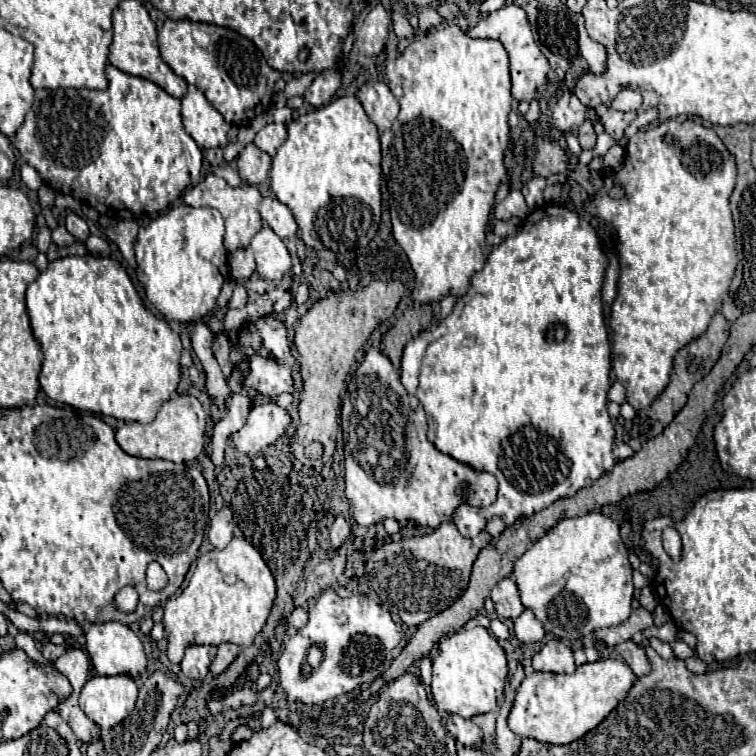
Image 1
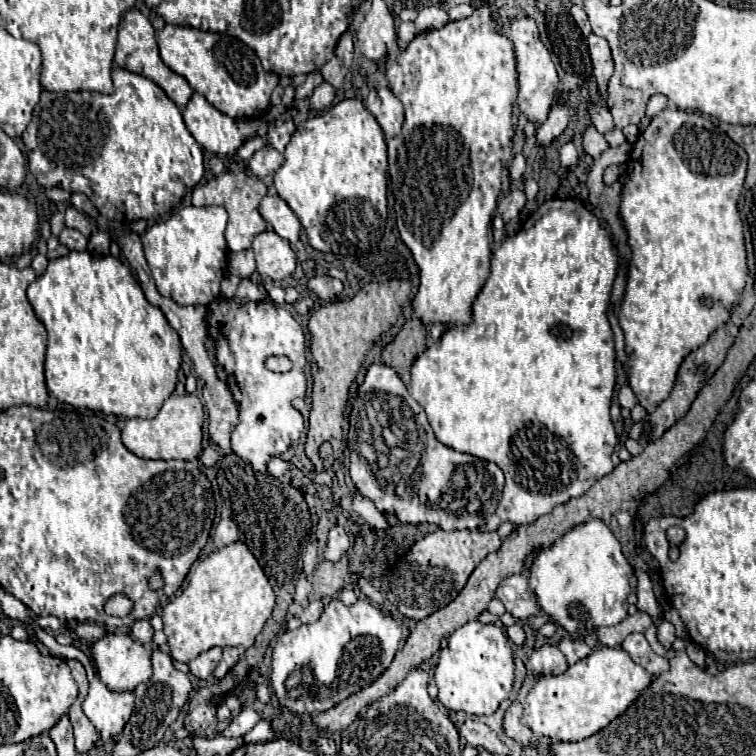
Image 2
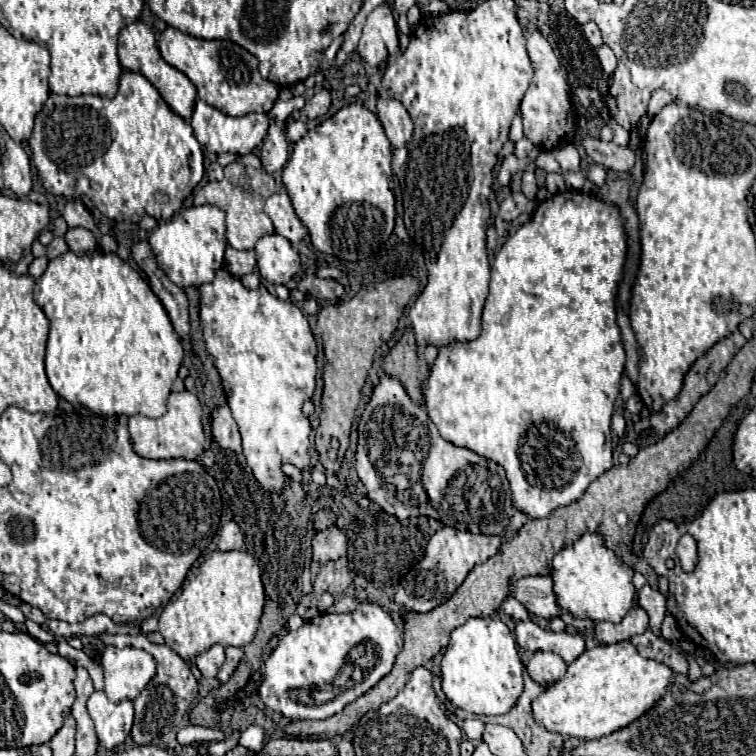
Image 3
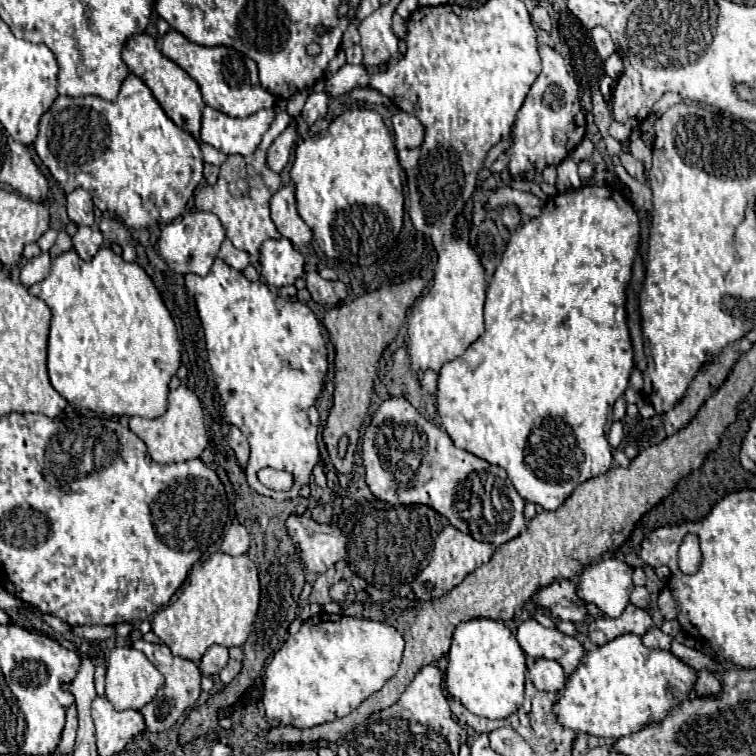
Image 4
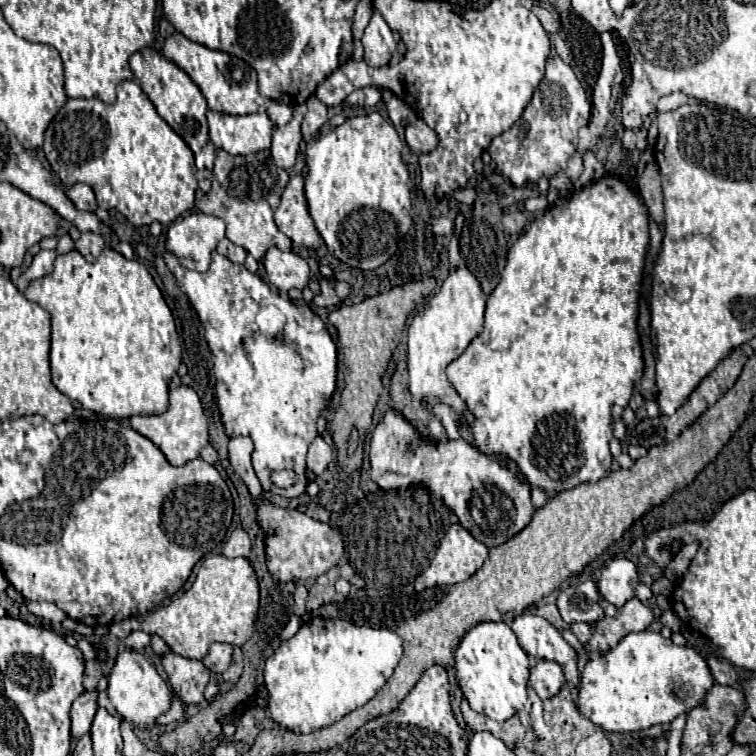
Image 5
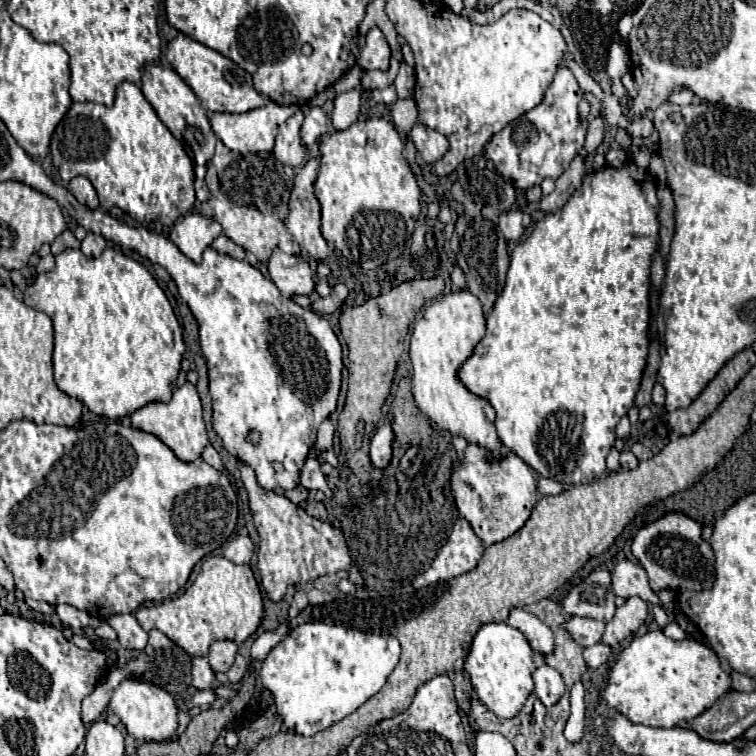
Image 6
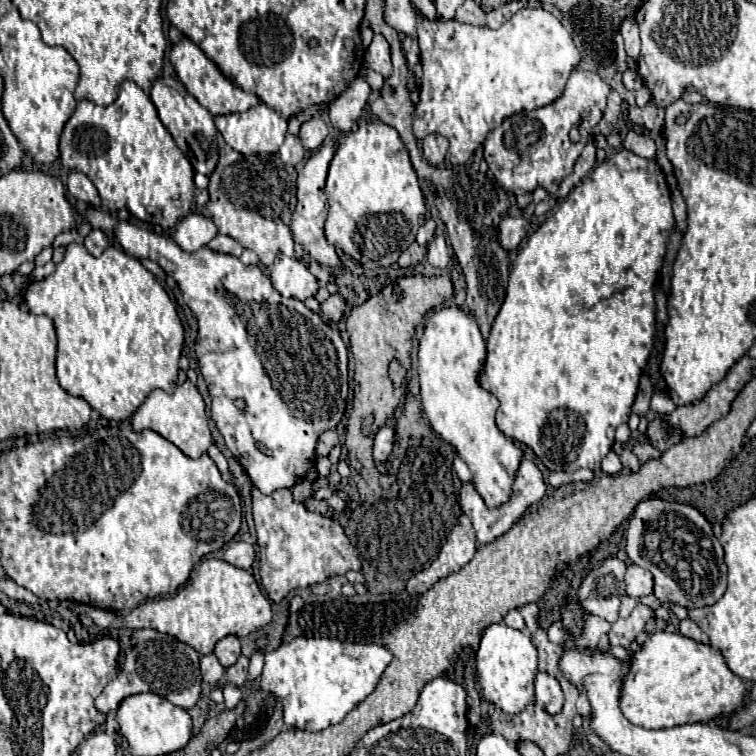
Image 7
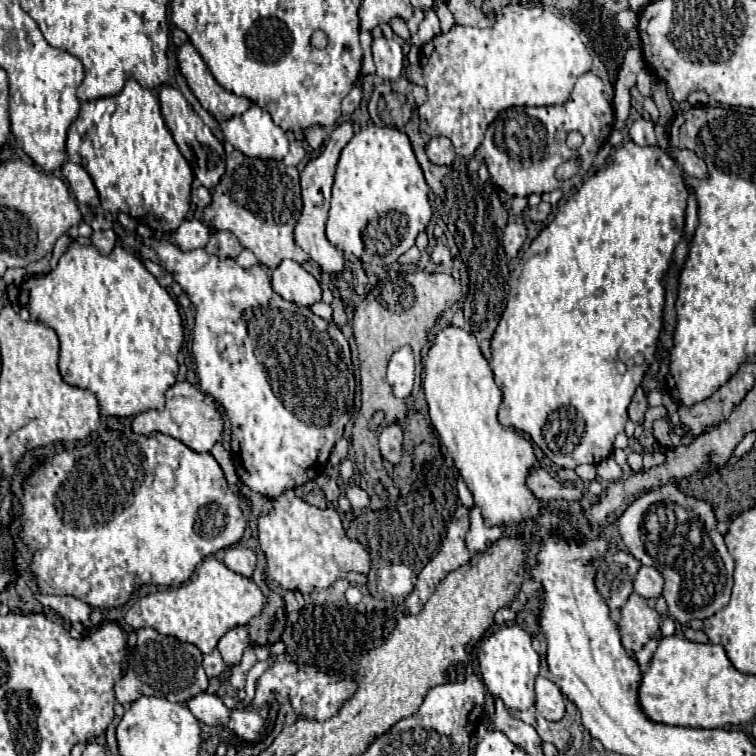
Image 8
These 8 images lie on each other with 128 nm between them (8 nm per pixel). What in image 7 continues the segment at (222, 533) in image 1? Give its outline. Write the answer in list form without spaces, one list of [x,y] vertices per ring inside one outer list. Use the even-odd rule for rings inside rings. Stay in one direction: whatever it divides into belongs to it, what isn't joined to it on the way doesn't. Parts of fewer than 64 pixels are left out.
[[[234,540],[228,544],[226,552],[224,552],[224,560],[236,568],[242,568],[242,570],[252,570],[252,562],[256,558],[256,552],[254,552],[254,546],[248,544],[248,542],[242,542],[242,540]]]

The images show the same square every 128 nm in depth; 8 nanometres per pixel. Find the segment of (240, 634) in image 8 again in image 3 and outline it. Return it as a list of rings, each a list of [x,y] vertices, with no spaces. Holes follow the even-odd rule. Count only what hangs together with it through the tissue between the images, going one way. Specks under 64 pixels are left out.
[[[216,644],[210,650],[198,654],[194,662],[196,662],[196,666],[198,666],[198,670],[202,672],[204,678],[212,678],[212,676],[218,674],[220,666],[224,664],[224,648],[220,644]]]

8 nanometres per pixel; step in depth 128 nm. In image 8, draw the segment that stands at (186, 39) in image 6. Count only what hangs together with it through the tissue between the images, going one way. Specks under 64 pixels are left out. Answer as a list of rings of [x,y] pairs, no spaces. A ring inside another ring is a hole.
[[[186,42],[178,50],[178,66],[182,76],[186,78],[190,90],[200,100],[202,108],[206,108],[218,122],[224,122],[232,116],[238,116],[250,108],[250,100],[236,96],[232,92],[226,92],[210,74],[208,66],[200,58],[200,54],[194,50],[190,42]]]

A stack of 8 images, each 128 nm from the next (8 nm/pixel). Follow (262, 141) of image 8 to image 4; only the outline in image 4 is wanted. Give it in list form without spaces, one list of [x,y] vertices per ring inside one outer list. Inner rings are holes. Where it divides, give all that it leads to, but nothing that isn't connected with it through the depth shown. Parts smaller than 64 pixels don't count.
[[[210,106],[202,110],[202,142],[224,154],[252,154],[272,122],[274,110],[260,110],[248,118],[232,118]]]

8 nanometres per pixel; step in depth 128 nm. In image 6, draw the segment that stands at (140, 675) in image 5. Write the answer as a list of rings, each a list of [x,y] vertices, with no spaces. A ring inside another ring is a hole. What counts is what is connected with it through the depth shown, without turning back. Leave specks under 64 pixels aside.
[[[124,680],[112,694],[110,710],[120,718],[126,732],[136,740],[152,740],[152,742],[166,742],[176,736],[178,730],[178,708],[174,696],[170,696],[160,686],[140,680]]]

